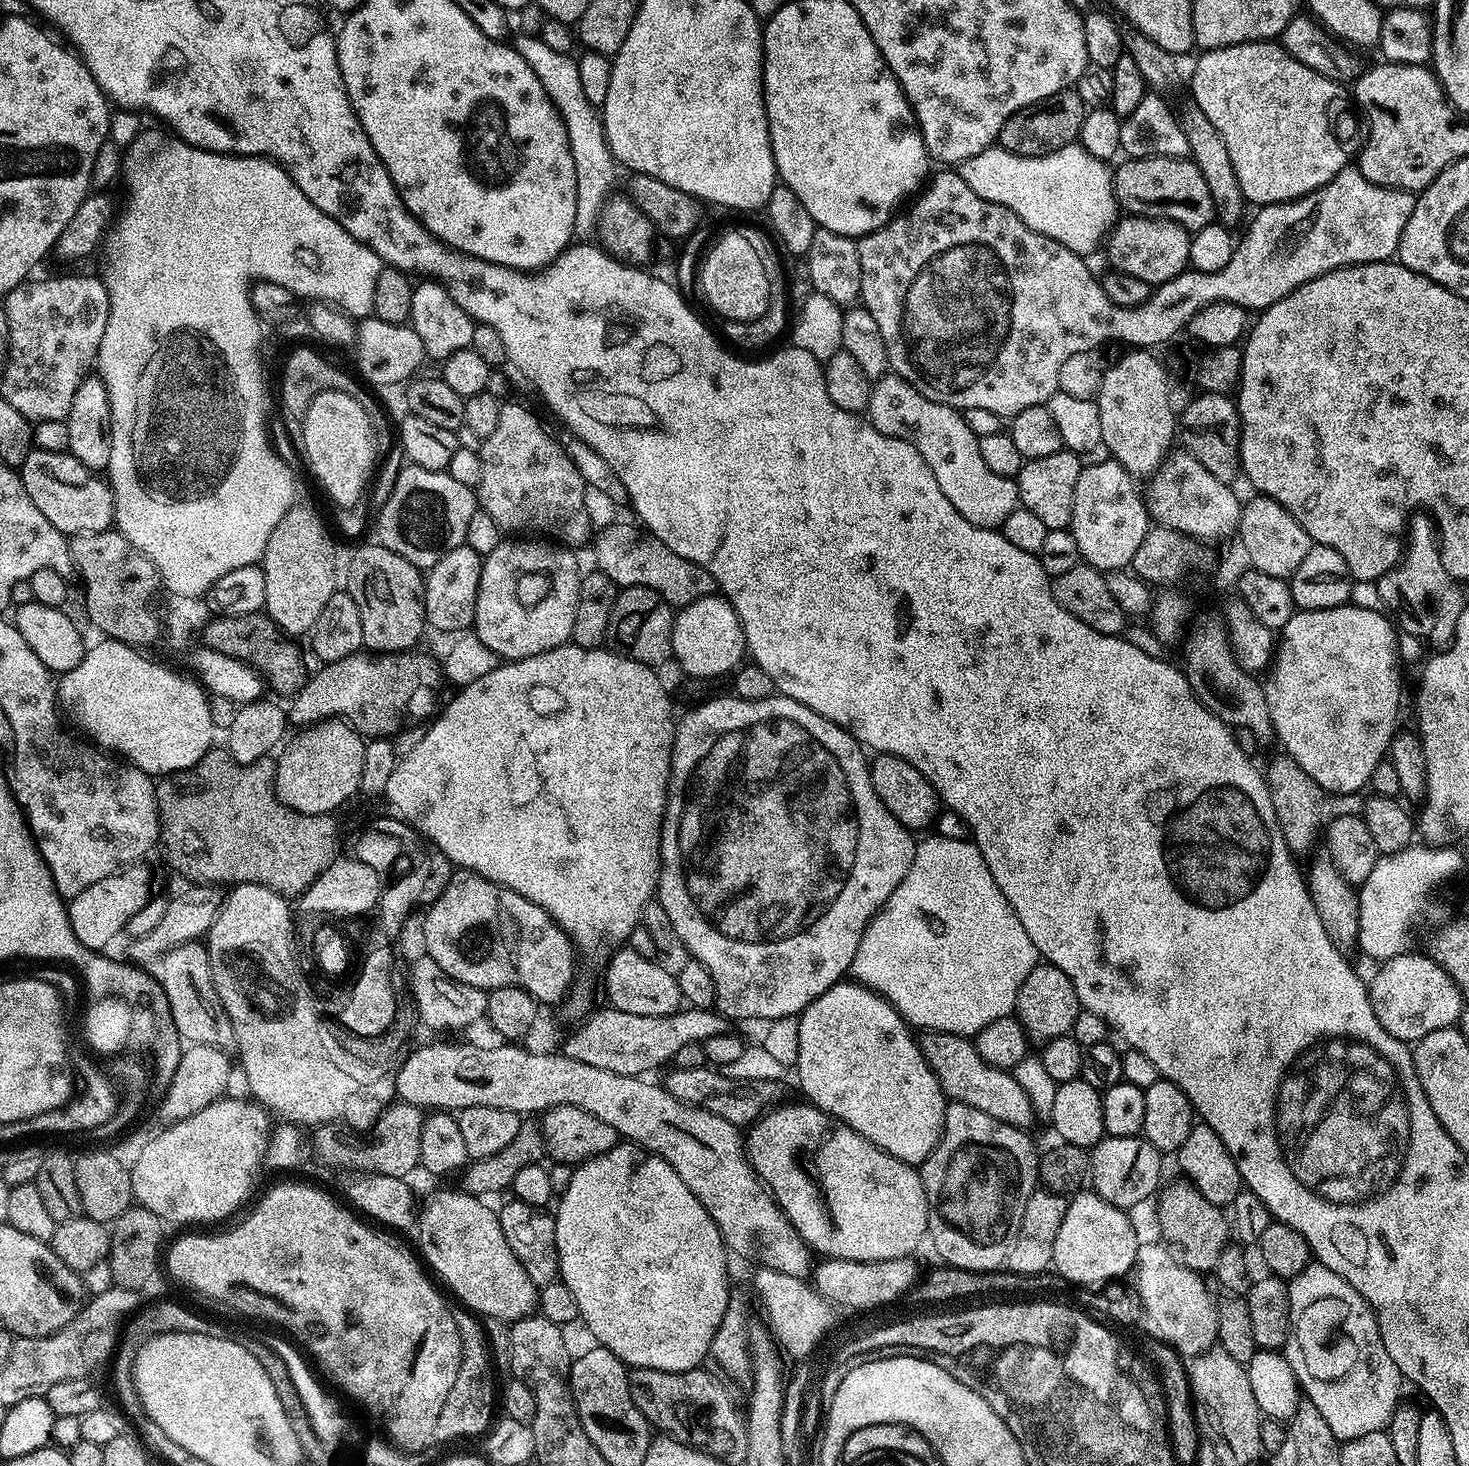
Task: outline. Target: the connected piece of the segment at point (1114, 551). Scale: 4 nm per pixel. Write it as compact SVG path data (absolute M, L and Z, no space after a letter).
M1103 458L1097 464L1081 467L1078 482L1074 486L1074 510L1070 531L1074 534L1074 542L1078 542L1078 550L1083 563L1099 572L1119 572L1127 569L1132 563L1134 554L1138 554L1138 546L1142 546L1142 538L1146 538L1150 527L1150 517L1145 497L1136 489L1137 481L1123 468L1117 460Z

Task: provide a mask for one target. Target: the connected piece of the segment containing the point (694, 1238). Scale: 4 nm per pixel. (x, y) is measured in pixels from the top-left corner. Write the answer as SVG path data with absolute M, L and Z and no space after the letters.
M619 1142L605 1153L598 1154L573 1167L573 1178L566 1186L564 1192L559 1193L558 1203L554 1208L556 1217L556 1245L560 1255L559 1279L570 1288L578 1302L579 1319L588 1327L595 1343L601 1348L609 1348L612 1353L625 1365L632 1368L653 1368L667 1372L688 1372L691 1368L703 1365L704 1355L708 1352L710 1342L722 1322L722 1314L726 1314L730 1287L728 1288L728 1259L729 1253L724 1246L724 1239L720 1236L720 1228L706 1214L702 1202L690 1194L690 1186L678 1178L678 1170L670 1166L663 1156L653 1156L651 1152L644 1151L639 1144Z

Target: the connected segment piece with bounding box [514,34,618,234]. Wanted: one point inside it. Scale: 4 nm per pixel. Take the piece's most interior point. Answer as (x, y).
(595, 166)

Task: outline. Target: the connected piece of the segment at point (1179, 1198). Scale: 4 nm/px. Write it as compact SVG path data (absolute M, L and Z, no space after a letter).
M1187 1182L1179 1183L1172 1184L1169 1188L1161 1187L1155 1201L1156 1224L1164 1235L1163 1243L1174 1249L1180 1263L1185 1264L1191 1272L1215 1273L1218 1258L1222 1258L1222 1250L1230 1242L1229 1217L1221 1209L1206 1202L1206 1198L1198 1194L1194 1185Z

